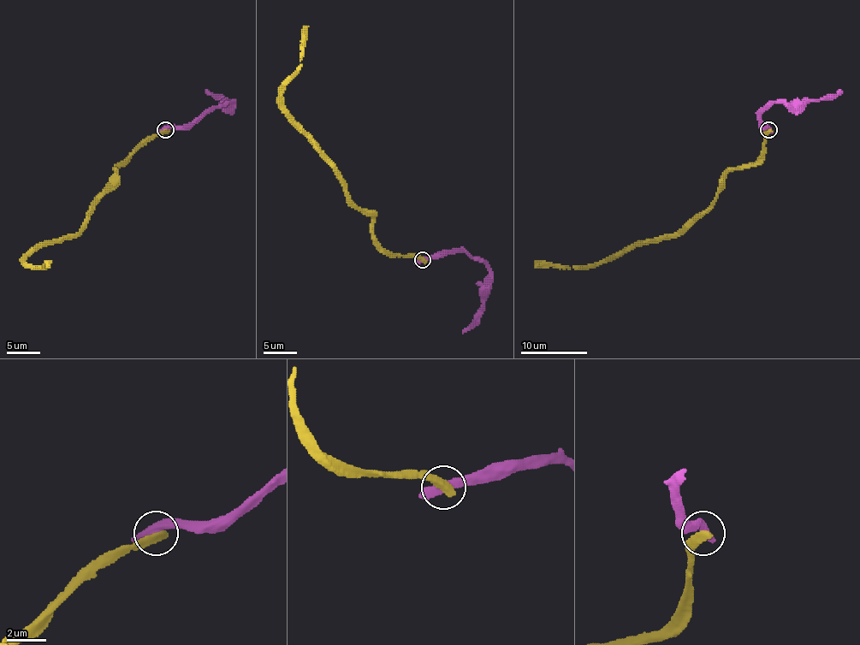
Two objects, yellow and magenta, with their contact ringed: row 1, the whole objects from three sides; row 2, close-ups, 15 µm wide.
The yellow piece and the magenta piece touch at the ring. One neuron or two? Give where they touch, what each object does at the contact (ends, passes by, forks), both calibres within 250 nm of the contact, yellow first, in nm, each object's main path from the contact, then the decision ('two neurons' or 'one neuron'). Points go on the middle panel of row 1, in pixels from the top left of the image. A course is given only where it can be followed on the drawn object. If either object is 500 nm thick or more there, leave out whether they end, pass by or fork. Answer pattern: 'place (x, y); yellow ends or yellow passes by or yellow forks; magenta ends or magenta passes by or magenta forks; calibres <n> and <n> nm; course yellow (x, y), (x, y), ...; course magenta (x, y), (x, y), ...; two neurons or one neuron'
place (423, 260); calibres 500 and 400 nm; course yellow (423, 260), (378, 244), (373, 219), (285, 108), (308, 26); course magenta (423, 260), (466, 251), (486, 265), (489, 292), (484, 302), (484, 310), (463, 334); two neurons

